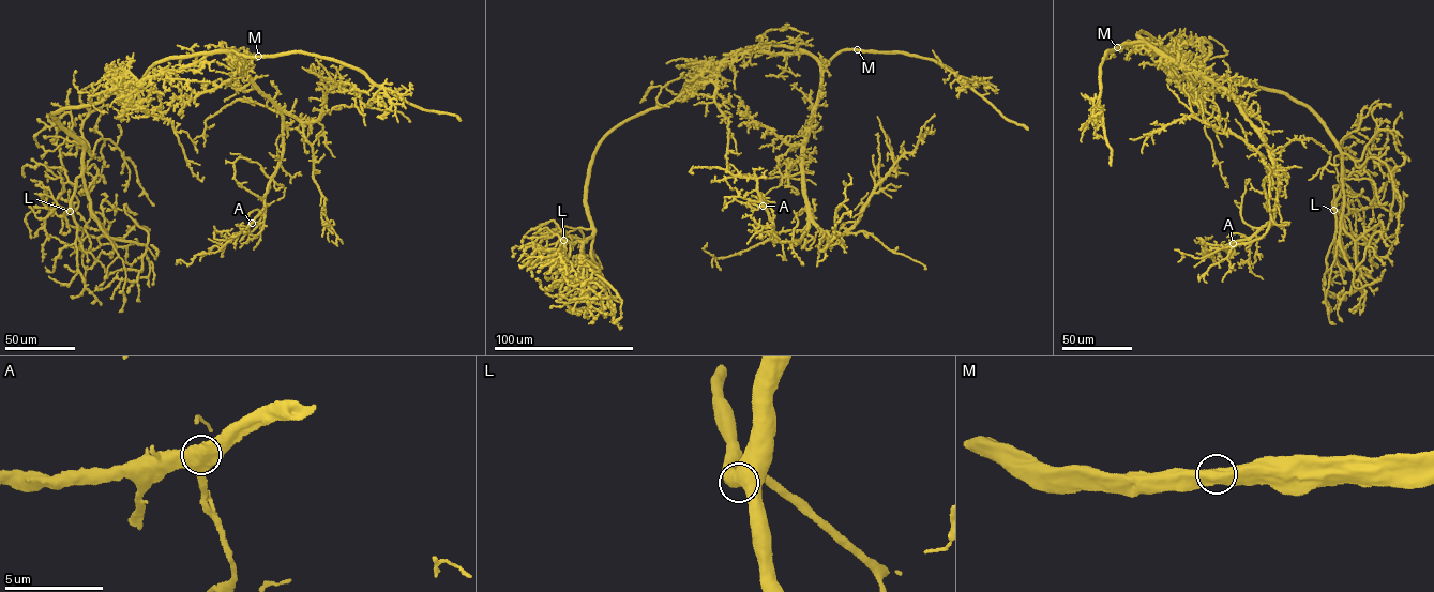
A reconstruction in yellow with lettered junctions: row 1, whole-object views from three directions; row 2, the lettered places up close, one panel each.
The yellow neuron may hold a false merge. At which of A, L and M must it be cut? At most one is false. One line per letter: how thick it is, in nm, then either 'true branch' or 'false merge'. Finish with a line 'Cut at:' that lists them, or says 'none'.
A: calibre 750 nm; true branch
L: calibre 650 nm; true branch
M: calibre 750 nm; true branch
Cut at: none

